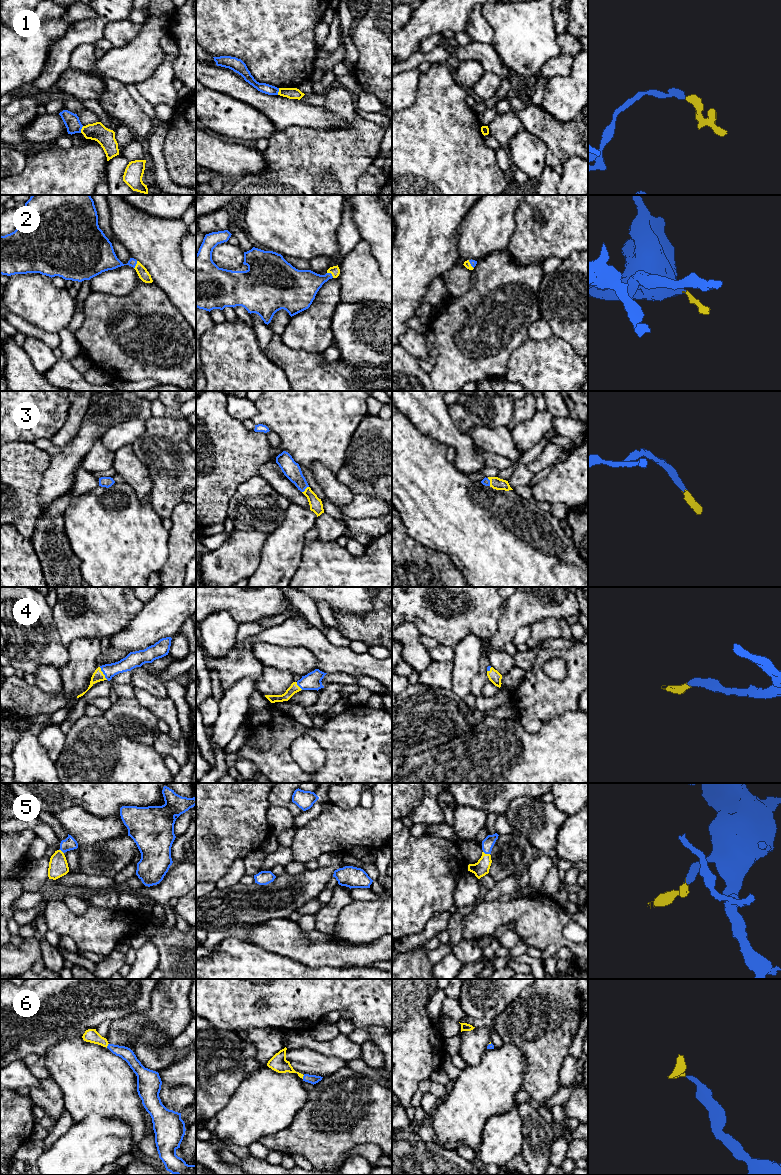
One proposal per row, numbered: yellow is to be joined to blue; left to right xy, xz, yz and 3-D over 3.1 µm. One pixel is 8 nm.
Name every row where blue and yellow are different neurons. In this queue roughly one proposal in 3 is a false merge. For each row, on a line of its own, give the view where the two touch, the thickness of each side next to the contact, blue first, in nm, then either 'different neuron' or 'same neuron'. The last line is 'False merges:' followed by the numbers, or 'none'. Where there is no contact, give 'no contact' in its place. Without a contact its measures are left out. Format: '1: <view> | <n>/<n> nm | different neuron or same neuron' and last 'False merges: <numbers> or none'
1: xy | 120/150 nm | different neuron
2: xz | 260/80 nm | same neuron
3: xz | 140/100 nm | same neuron
4: xy | 120/90 nm | same neuron
5: yz | 100/120 nm | same neuron
6: xy | 100/110 nm | same neuron
False merges: 1

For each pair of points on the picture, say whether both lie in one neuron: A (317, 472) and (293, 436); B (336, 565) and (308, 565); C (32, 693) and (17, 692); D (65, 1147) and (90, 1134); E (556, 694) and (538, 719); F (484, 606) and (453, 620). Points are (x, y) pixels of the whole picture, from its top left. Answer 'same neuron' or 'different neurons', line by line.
A: different neurons
B: same neuron
C: same neuron
D: same neuron
E: same neuron
F: same neuron

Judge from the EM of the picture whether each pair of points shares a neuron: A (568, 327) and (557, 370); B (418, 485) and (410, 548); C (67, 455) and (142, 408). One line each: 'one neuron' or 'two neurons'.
A: two neurons
B: two neurons
C: one neuron

